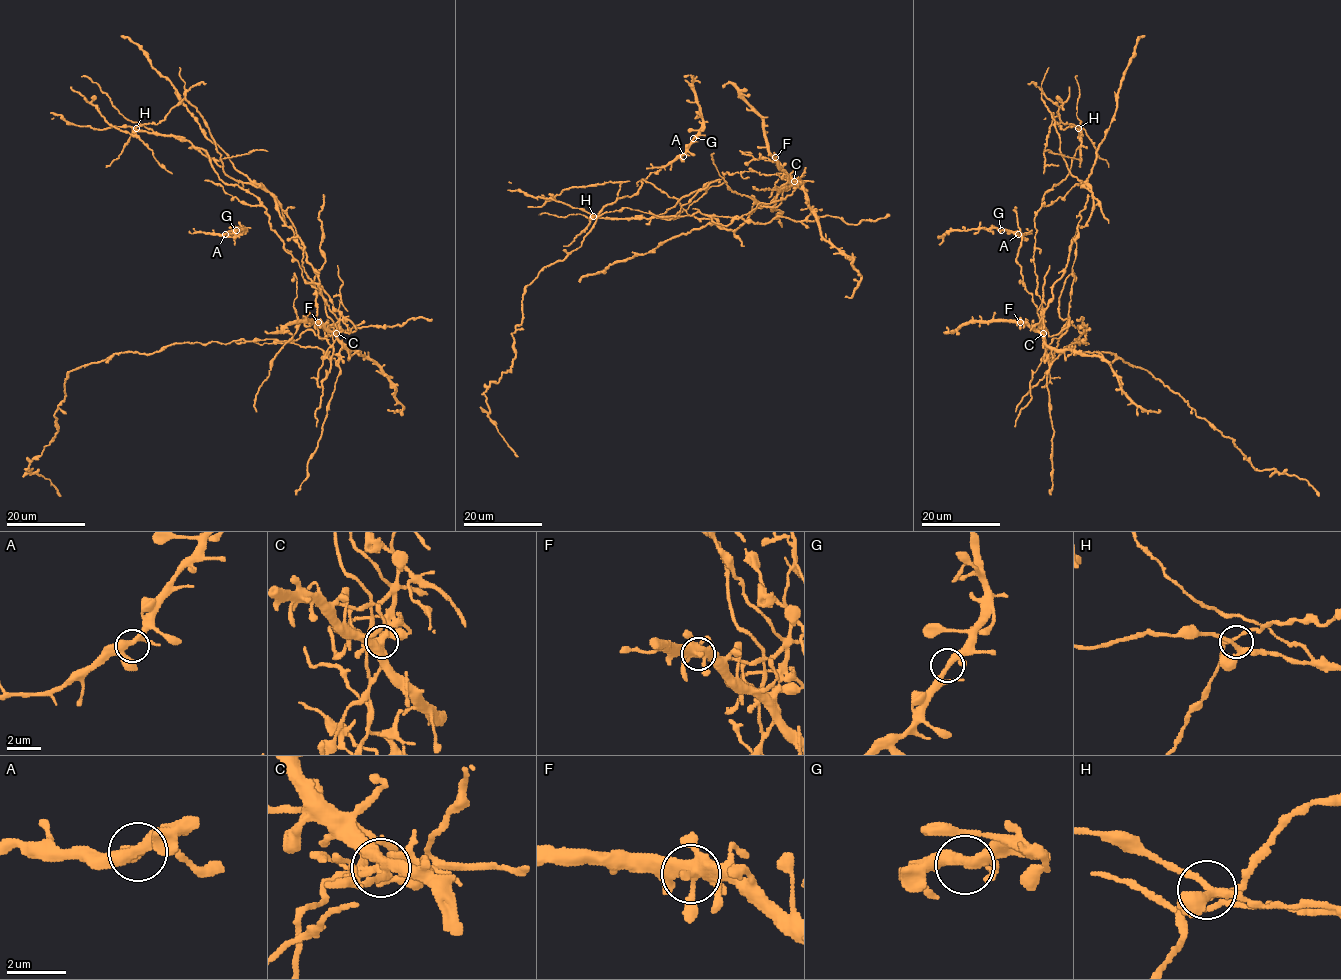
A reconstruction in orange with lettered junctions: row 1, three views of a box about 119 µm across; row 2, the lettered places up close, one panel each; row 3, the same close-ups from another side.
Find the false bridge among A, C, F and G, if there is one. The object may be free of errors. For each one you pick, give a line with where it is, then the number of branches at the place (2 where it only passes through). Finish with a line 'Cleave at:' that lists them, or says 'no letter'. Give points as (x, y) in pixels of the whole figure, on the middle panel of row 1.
C: at (794, 181); 7 branches meet
Cleave at: C

